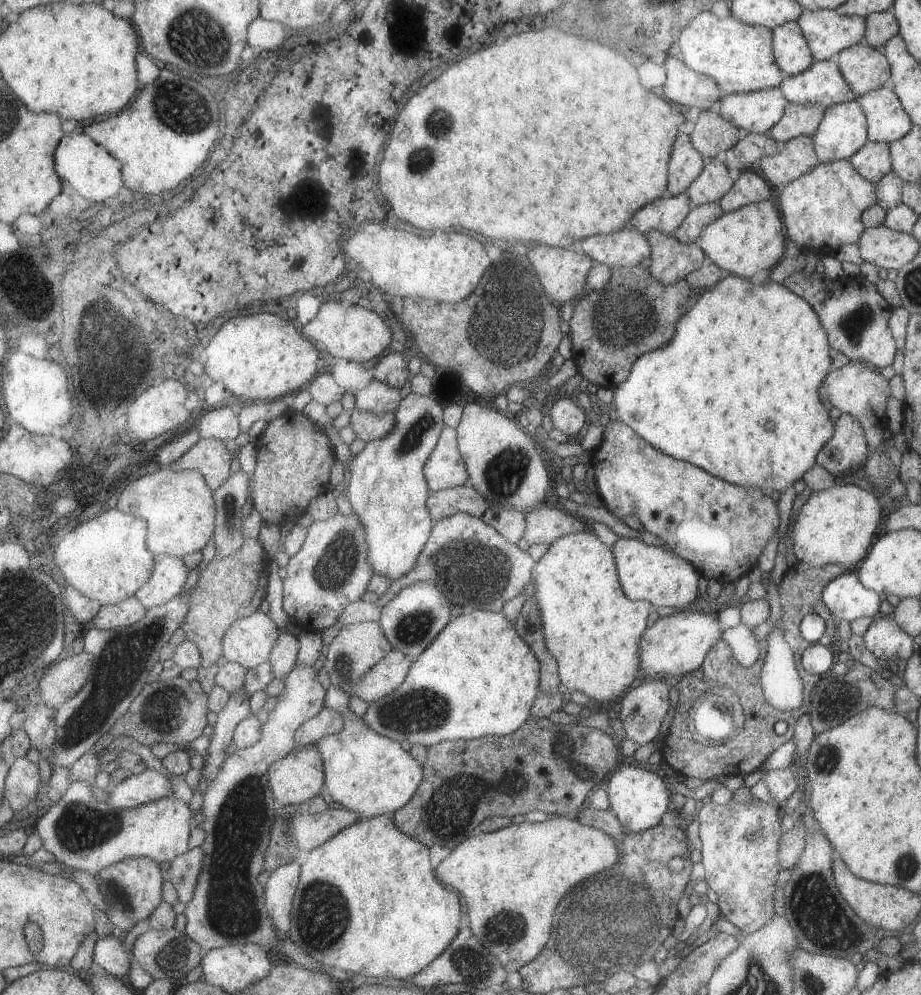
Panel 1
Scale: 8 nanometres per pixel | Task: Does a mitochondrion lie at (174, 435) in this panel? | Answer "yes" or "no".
no

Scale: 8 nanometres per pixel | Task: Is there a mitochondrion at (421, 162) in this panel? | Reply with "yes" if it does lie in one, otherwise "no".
yes

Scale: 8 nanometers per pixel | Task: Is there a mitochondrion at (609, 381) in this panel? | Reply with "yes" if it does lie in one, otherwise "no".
no

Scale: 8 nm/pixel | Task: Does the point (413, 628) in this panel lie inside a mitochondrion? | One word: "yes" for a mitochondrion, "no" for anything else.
yes

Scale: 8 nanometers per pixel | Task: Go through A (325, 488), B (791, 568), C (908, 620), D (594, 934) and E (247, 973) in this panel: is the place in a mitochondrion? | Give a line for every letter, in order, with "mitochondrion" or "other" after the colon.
A: other
B: other
C: other
D: mitochondrion
E: other

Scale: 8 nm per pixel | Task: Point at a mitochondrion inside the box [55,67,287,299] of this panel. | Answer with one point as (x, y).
(168, 103)

